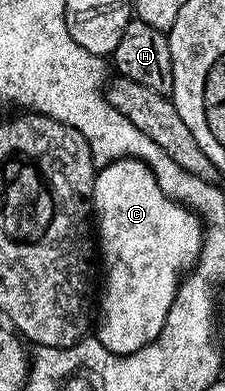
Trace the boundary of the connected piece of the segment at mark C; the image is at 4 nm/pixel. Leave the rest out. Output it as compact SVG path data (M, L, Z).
M114 160L112 164L102 165L95 174L91 203L97 221L101 260L107 263L107 289L103 292L103 316L107 320L100 322L97 339L104 353L131 356L148 344L155 343L161 334L165 318L179 293L181 277L199 259L205 228L200 217L187 205L170 200L165 195L151 173L151 167L141 160Z

